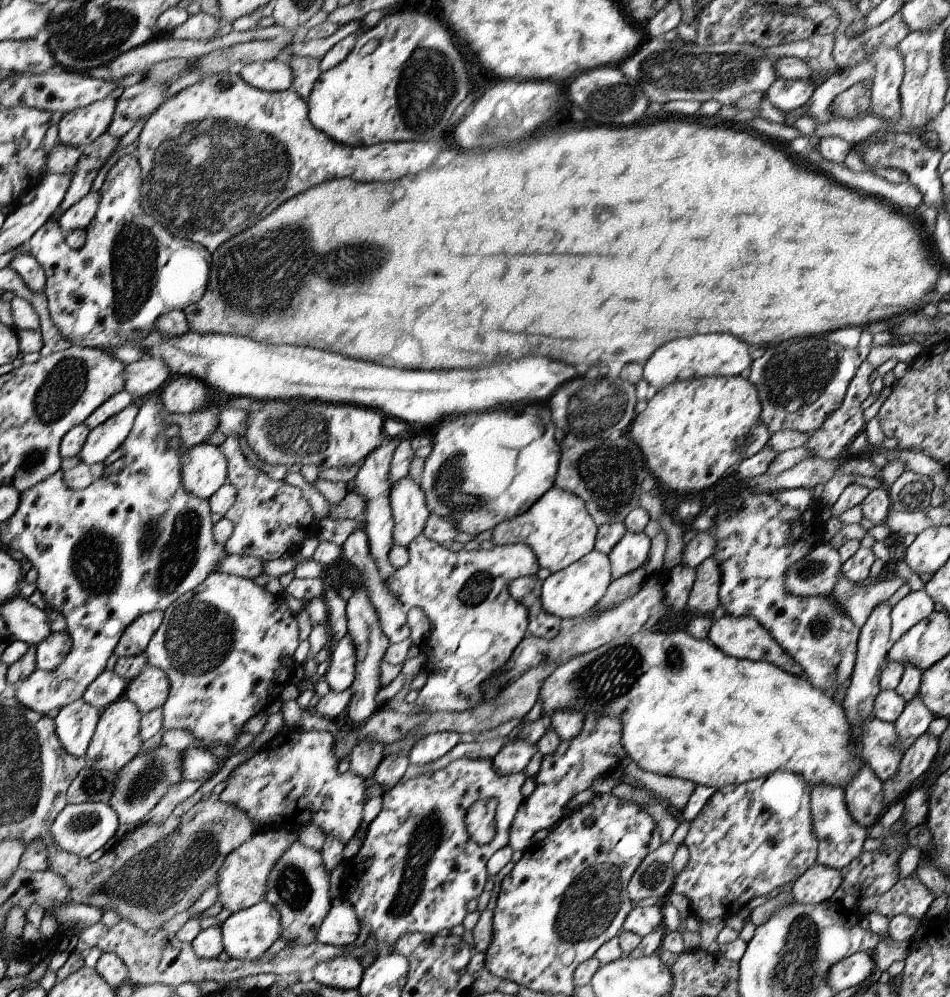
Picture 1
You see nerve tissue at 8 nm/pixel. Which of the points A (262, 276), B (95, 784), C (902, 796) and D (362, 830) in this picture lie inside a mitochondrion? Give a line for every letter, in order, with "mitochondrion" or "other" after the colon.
A: mitochondrion
B: mitochondrion
C: other
D: other

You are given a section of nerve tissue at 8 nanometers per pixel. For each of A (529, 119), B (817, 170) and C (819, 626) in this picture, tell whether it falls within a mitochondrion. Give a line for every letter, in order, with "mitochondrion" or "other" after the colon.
A: mitochondrion
B: other
C: mitochondrion

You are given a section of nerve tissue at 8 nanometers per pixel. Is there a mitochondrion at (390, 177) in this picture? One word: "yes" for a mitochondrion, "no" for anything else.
no

